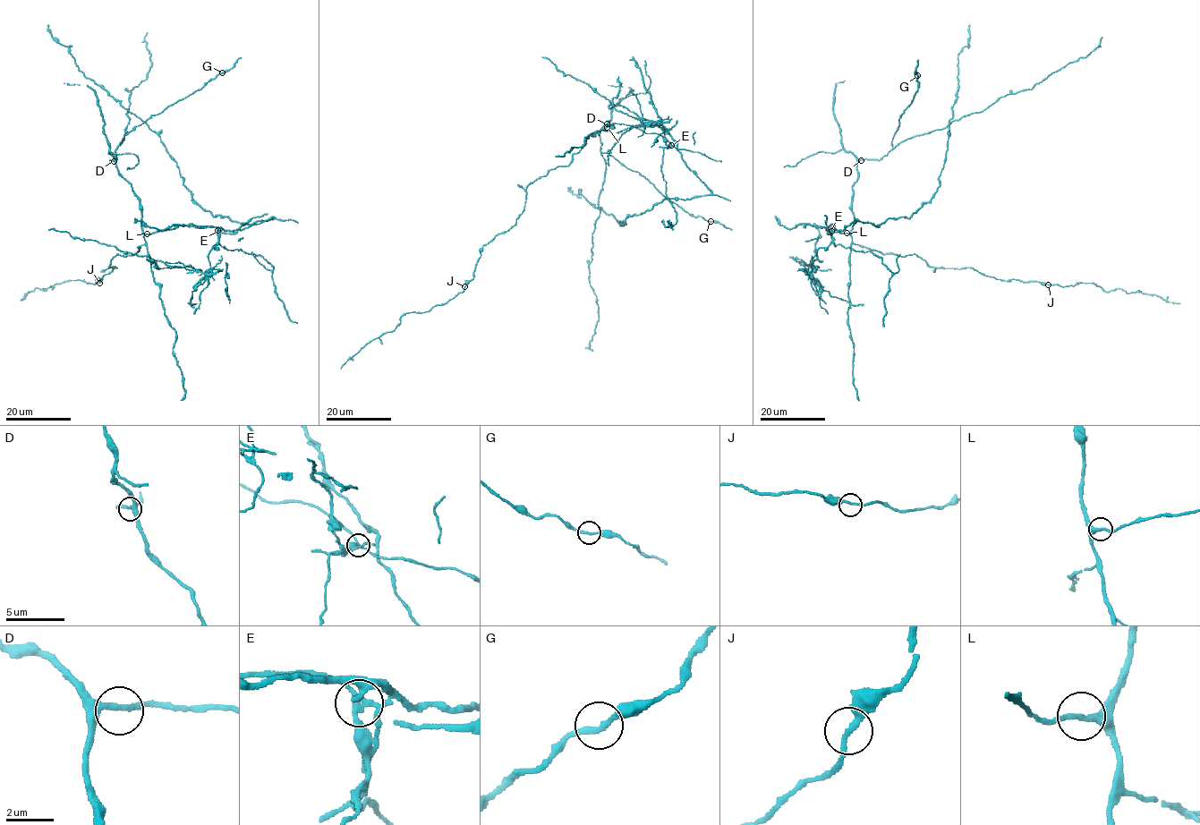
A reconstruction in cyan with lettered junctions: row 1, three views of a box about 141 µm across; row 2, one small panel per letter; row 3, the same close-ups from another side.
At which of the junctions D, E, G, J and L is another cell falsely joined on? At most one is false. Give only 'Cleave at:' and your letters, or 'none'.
Cleave at: E

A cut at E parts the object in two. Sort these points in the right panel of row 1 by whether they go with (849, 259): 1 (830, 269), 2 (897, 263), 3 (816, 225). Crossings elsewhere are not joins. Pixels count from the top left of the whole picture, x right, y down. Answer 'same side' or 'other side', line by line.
1: other side
2: other side
3: other side

